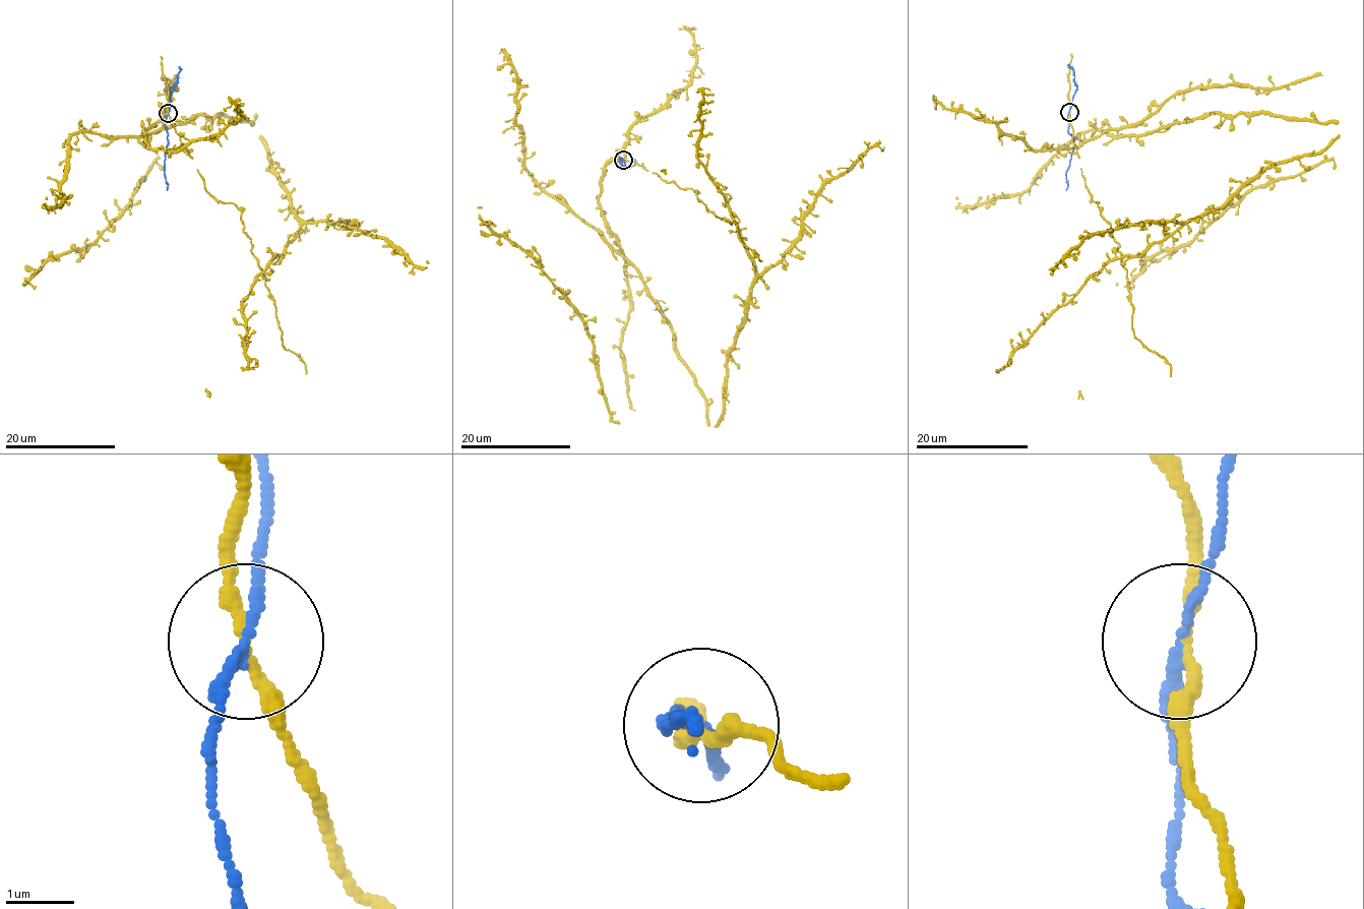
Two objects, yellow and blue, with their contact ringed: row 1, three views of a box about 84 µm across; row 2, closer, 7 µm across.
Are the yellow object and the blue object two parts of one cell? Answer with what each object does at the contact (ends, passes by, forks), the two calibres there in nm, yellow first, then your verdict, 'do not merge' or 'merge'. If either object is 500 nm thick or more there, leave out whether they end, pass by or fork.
yellow passes by; blue passes by; calibres 170 and 150 nm; do not merge

